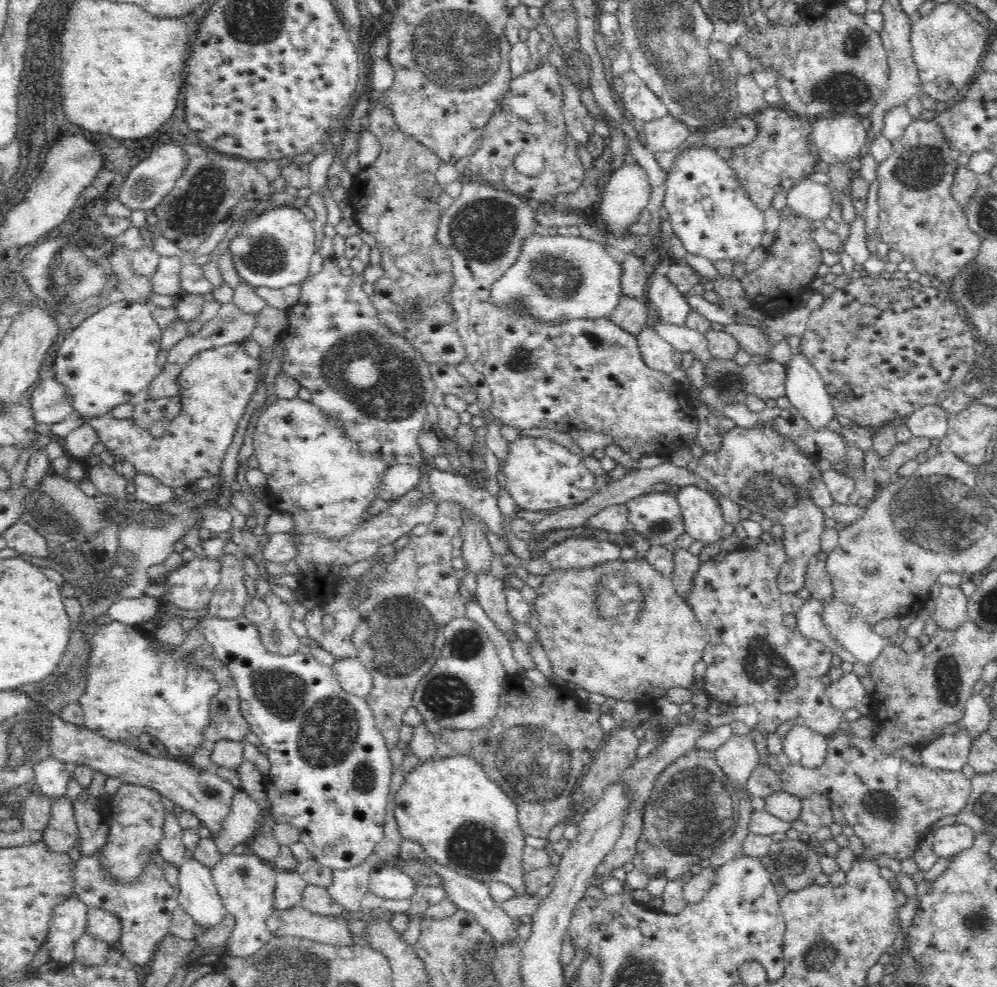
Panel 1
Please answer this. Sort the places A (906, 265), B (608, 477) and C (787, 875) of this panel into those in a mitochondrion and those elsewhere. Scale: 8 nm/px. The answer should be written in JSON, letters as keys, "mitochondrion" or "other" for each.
{"A":"other","B":"other","C":"mitochondrion"}

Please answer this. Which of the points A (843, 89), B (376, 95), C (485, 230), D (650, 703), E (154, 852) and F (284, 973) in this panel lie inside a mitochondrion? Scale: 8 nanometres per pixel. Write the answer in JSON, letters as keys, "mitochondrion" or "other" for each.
{"A":"mitochondrion","B":"other","C":"mitochondrion","D":"other","E":"other","F":"mitochondrion"}

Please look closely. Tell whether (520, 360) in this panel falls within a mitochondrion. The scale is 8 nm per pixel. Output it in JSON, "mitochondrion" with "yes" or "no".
{"mitochondrion":"yes"}

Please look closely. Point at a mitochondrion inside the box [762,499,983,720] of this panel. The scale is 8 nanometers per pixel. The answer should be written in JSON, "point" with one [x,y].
{"point":[946,674]}

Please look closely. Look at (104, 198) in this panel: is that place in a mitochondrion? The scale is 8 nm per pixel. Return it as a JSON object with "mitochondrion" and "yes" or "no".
{"mitochondrion":"no"}

